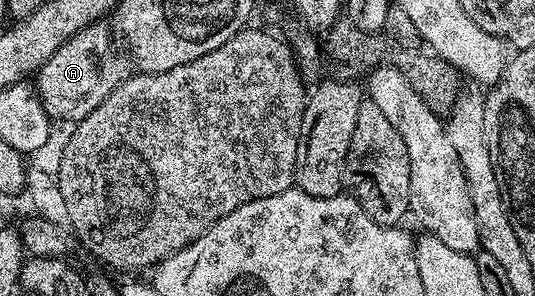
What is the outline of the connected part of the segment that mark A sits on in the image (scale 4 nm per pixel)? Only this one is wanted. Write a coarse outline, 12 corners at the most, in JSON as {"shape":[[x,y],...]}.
{"shape":[[102,22],[68,38],[34,88],[51,121],[88,118],[132,75]]}

